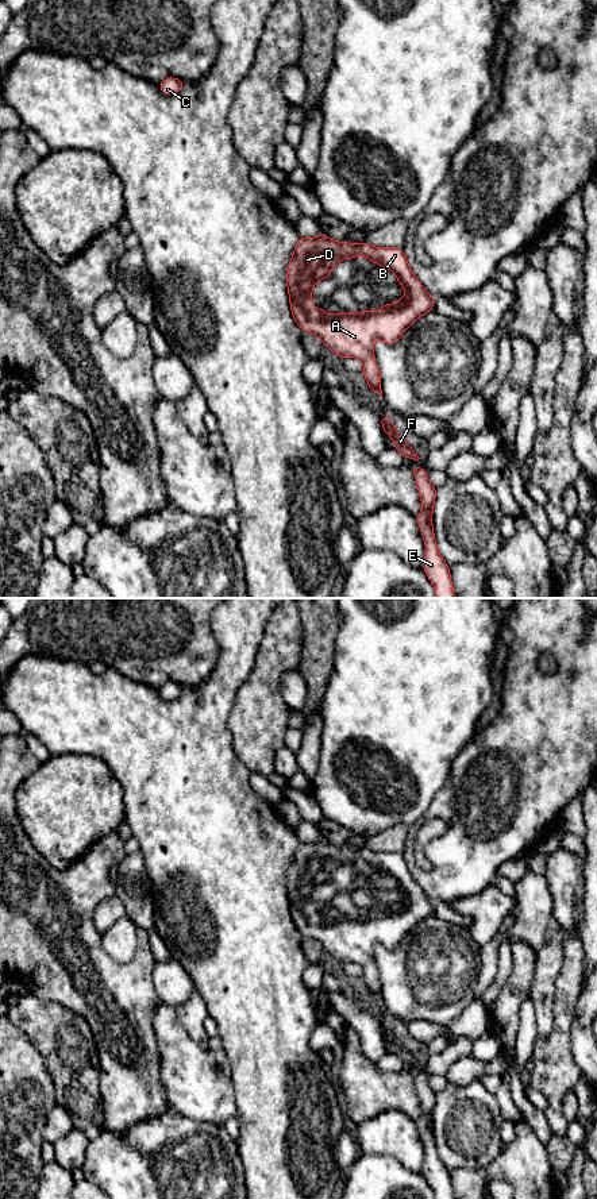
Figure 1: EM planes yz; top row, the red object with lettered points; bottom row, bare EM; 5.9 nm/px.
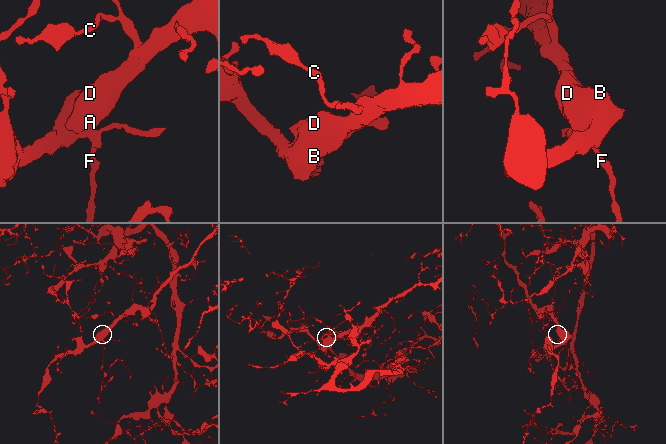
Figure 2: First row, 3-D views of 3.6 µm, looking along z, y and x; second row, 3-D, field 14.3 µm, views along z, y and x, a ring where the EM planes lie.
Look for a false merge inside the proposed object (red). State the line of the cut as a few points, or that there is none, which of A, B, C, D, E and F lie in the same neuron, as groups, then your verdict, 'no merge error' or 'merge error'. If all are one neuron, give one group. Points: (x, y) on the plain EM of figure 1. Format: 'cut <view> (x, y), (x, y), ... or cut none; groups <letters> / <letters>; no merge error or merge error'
cut none; groups A B C D E F; no merge error

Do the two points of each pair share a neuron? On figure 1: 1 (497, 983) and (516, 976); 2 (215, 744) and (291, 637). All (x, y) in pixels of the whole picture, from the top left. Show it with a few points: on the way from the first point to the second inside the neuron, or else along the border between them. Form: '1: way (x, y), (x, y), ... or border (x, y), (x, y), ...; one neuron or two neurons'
1: border (511, 949), (509, 976), (490, 1009); two neurons
2: border (237, 694), (228, 718), (235, 756); two neurons

